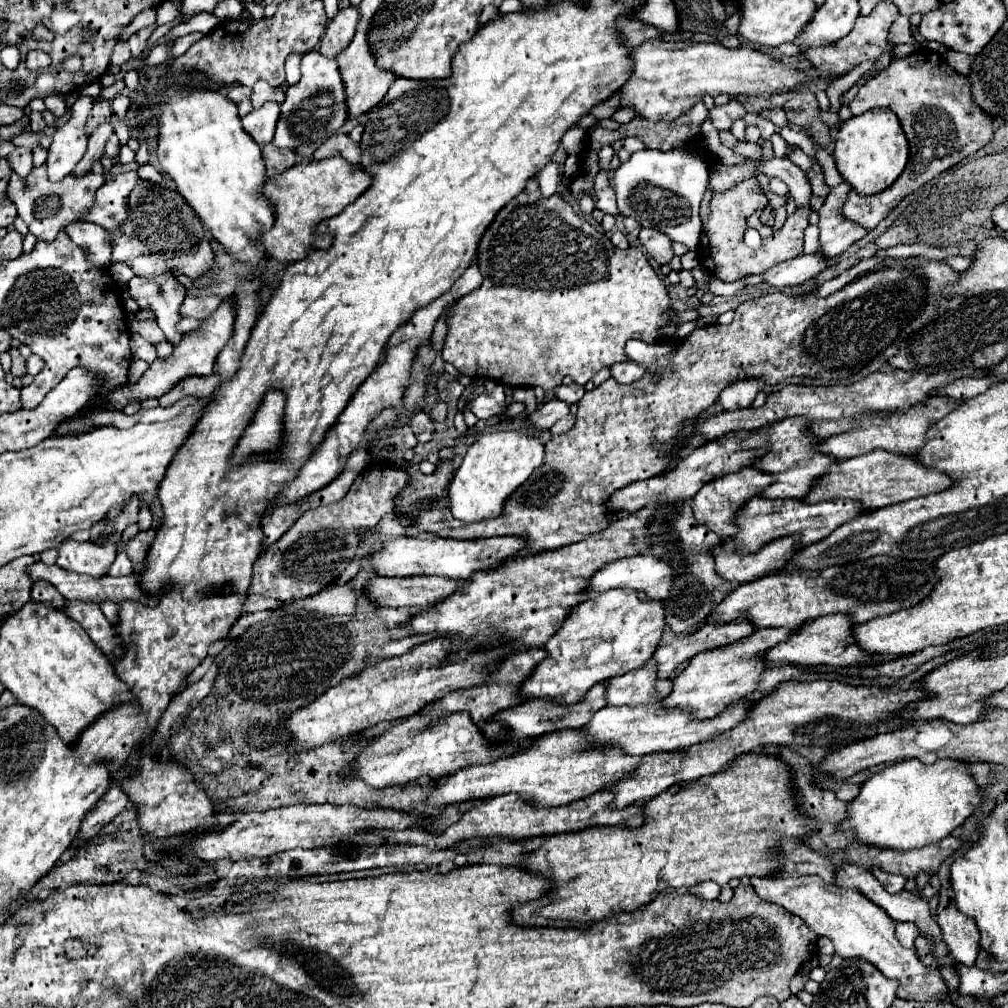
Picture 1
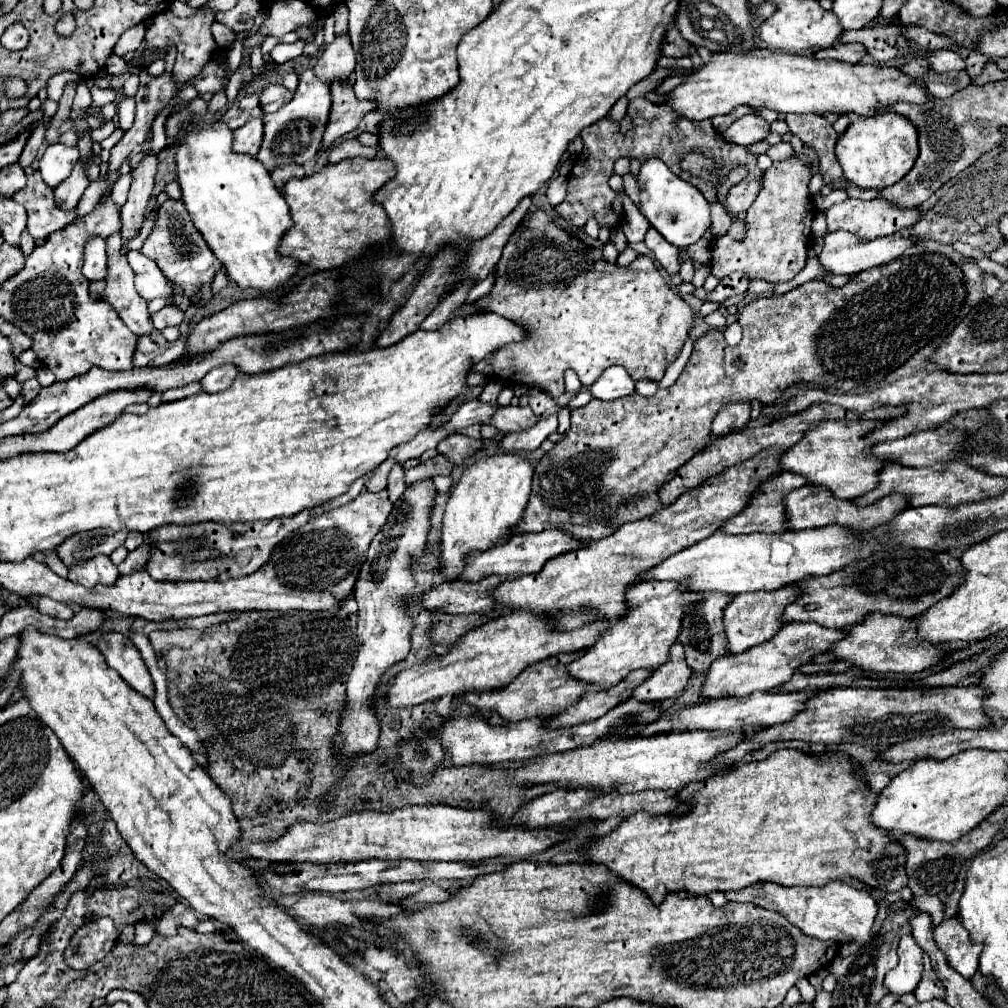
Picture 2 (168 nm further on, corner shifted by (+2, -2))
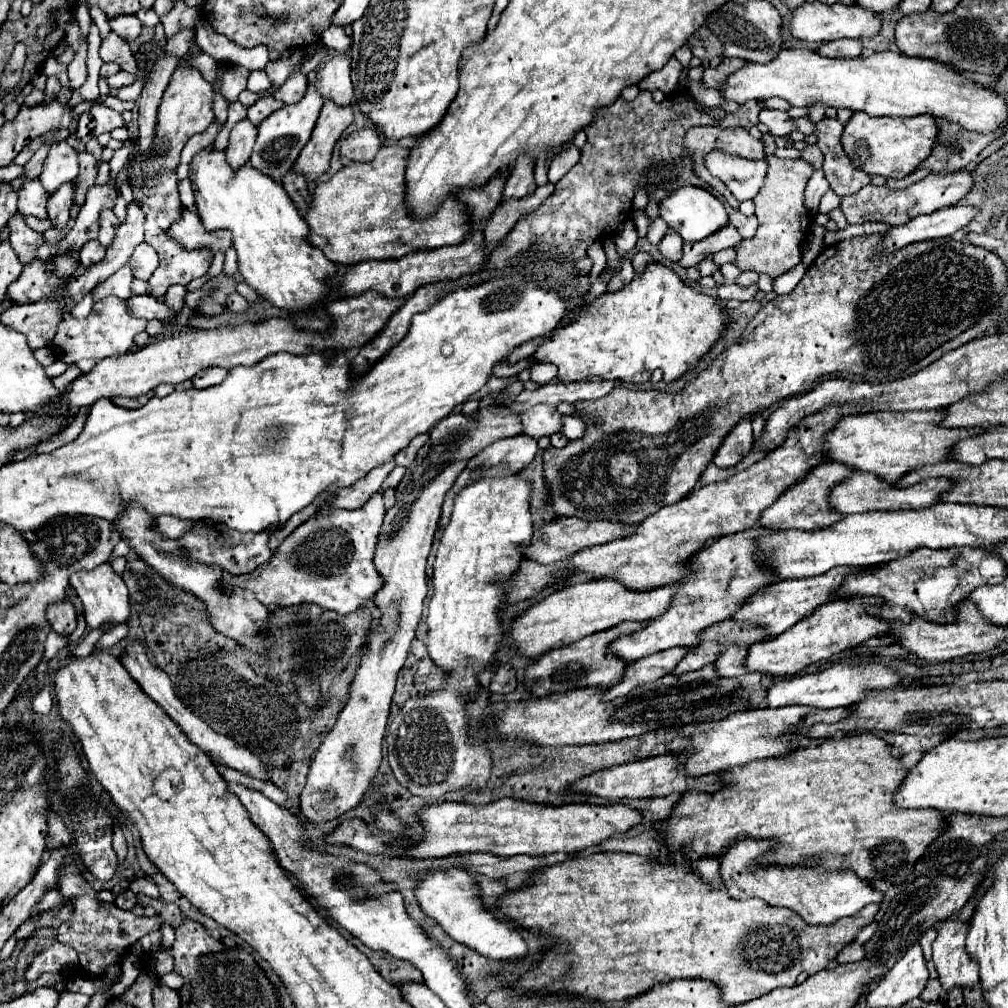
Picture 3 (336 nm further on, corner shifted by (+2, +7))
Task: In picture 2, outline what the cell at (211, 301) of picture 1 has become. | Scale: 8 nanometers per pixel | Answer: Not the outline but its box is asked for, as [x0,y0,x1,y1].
[151,304,185,330]

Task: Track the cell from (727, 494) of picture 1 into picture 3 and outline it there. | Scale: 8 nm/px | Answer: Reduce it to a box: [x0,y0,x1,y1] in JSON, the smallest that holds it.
[759,463,851,531]

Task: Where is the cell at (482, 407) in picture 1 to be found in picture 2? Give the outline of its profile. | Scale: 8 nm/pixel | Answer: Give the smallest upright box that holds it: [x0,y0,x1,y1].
[491,406,537,432]

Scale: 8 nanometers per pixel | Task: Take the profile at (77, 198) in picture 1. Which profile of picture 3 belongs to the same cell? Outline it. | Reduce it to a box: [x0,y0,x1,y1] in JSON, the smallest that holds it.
[19,179,47,219]

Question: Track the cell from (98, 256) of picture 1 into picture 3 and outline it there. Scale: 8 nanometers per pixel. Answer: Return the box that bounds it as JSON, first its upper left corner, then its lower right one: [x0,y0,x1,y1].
[79,241,105,267]

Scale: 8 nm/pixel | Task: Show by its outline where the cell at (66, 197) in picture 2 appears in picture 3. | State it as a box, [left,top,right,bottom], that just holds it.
[47,183,73,229]

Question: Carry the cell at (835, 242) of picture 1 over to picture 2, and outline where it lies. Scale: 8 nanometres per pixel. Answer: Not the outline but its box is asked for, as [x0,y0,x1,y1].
[825,198,921,242]

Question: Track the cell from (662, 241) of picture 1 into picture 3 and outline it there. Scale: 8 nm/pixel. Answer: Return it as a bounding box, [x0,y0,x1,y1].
[659,229,683,261]

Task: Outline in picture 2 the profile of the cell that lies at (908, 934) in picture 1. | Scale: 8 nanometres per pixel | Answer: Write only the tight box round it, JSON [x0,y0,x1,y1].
[885,934,923,994]

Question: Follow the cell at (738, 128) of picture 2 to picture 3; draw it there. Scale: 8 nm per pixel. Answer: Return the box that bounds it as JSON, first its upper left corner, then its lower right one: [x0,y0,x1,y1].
[759,109,797,137]

